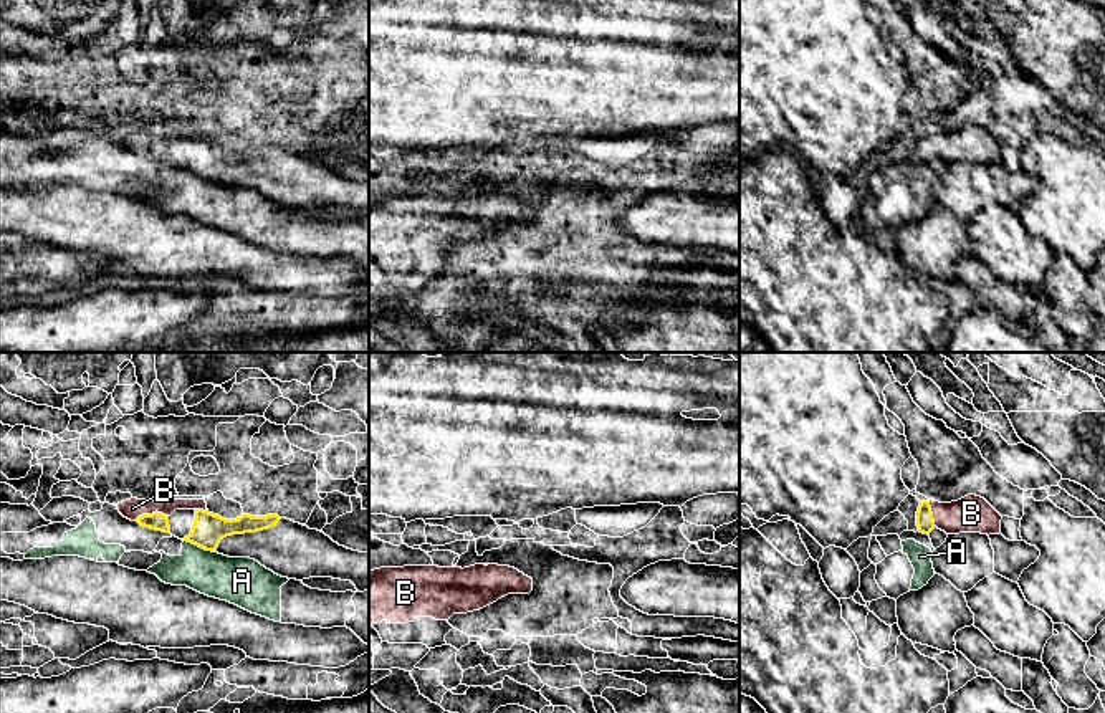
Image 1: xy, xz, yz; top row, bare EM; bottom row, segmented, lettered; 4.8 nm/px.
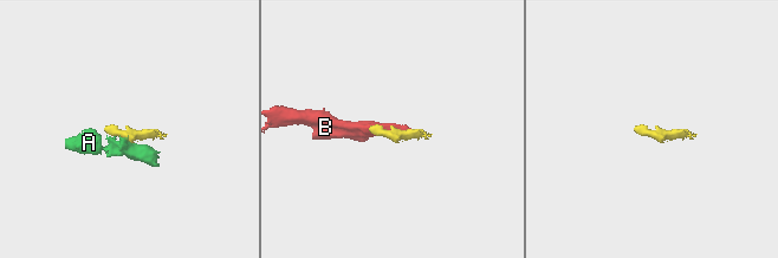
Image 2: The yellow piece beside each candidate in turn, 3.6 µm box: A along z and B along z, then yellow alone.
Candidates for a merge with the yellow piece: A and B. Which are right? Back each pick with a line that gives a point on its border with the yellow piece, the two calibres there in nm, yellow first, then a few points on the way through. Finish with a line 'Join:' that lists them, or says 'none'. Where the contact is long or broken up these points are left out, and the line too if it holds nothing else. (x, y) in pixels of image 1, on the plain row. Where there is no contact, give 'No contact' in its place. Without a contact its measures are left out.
B: Touches yellow at xy (153, 143). Thickness 90 nm (yellow) against 100 nm
Join: B

